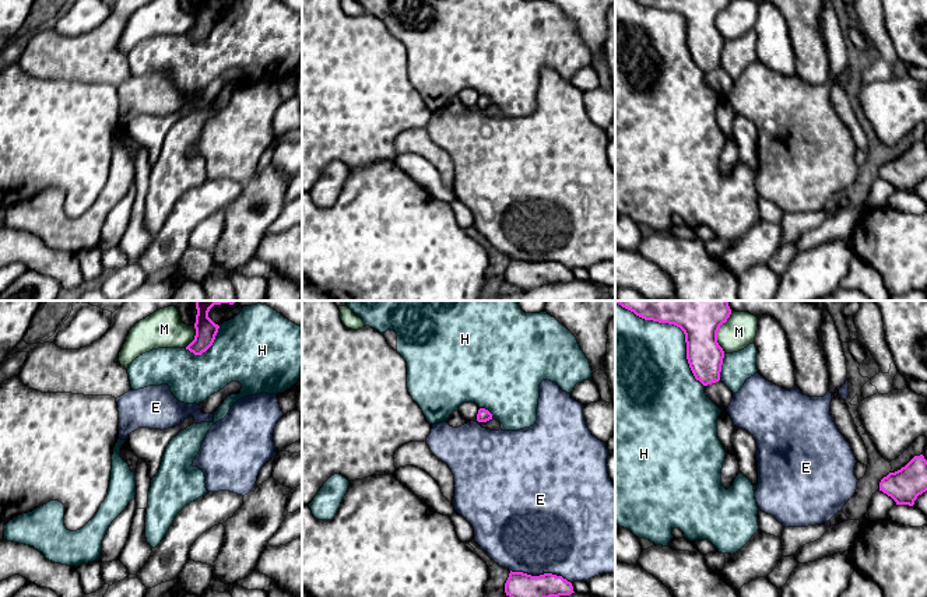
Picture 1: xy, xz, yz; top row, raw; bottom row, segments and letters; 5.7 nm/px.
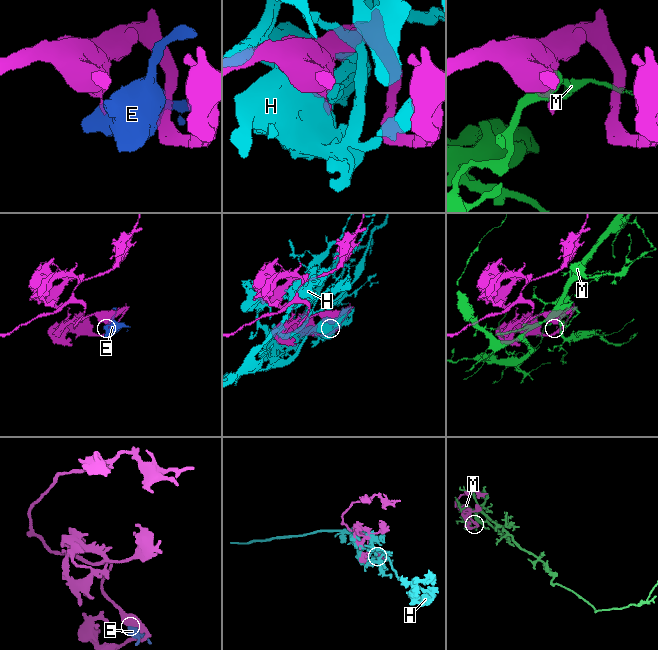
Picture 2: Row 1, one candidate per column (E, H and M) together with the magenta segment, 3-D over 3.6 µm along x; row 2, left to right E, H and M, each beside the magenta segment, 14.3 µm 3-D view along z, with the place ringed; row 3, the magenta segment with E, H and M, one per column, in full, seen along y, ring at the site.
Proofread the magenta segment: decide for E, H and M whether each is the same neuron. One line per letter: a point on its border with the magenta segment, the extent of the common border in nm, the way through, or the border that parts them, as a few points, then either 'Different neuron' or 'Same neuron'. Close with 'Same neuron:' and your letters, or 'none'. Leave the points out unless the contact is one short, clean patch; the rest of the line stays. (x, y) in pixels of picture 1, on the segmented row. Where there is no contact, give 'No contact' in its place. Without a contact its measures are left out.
E: Touches magenta at xz (541, 575). Shared border 360 nm. Same neuron
H: Touches magenta at yz (677, 326). Shared border 700 nm. Different neuron
M: Touches magenta at yz (717, 330). Shared border 260 nm. Different neuron
Same neuron: E

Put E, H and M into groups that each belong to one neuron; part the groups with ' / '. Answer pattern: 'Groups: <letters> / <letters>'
Groups: E / H / M

